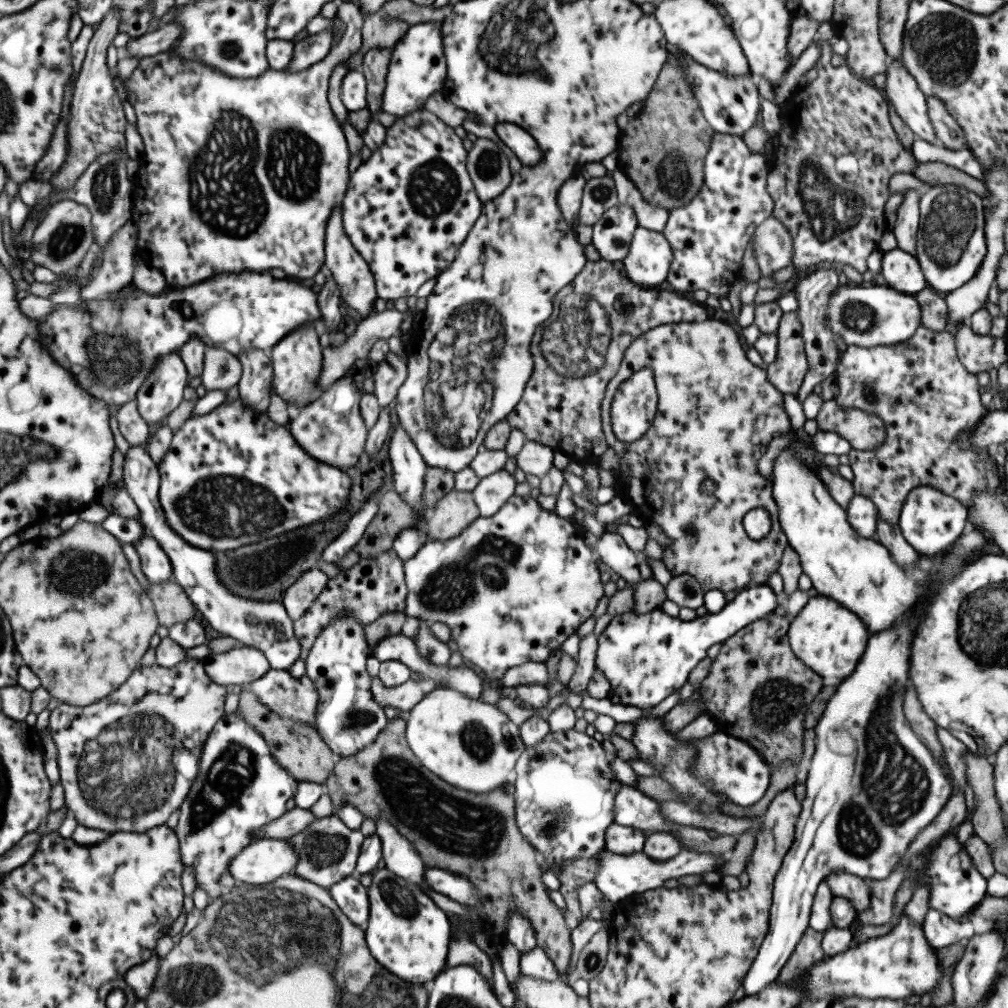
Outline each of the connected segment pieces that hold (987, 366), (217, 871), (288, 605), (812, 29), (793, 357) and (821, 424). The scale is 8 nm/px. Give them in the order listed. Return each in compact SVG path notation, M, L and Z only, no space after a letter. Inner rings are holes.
M960 323L953 335L955 336L958 358L962 361L966 370L976 376L979 372L989 372L991 368L998 368L1007 361L1007 336L1000 338L992 338L989 334L980 336L973 332L969 323Z
M226 713L210 731L204 743L203 751L199 758L198 778L190 789L188 798L182 802L177 826L174 828L179 838L179 847L183 868L193 868L196 884L206 890L210 899L220 897L226 893L223 886L217 883L222 874L229 872L229 864L241 850L258 838L257 832L269 822L278 820L295 806L295 796L298 792L298 780L287 770L284 770L270 752L265 738L254 727L246 723L238 713Z
M317 567L302 574L285 590L282 604L293 621L299 619L310 608L327 585L328 579L328 575Z
M798 10L790 23L787 47L789 55L795 62L800 54L814 42L821 22Z
M796 312L784 313L777 328L778 346L774 362L765 366L768 380L782 394L796 395L809 362L802 338L802 325Z
M834 399L823 402L815 420L818 431L837 432L856 450L874 450L886 438L884 423L877 414L843 408Z

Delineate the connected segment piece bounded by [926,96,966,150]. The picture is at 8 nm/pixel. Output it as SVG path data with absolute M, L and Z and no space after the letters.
M932 96L926 99L927 113L932 123L936 138L950 150L965 148L966 139L962 127L951 117L943 102Z

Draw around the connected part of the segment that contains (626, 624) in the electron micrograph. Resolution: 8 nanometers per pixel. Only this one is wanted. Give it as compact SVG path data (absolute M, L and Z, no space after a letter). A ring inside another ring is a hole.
M766 583L742 589L734 599L727 601L719 612L707 612L691 621L679 619L669 607L651 610L646 614L639 614L639 616L634 611L613 616L609 625L597 638L596 669L602 670L602 674L610 681L611 690L614 691L614 695L620 698L620 703L650 710L688 682L692 669L703 659L708 658L707 651L711 646L718 644L718 642L723 643L752 621L758 621L770 614L780 602L778 594Z

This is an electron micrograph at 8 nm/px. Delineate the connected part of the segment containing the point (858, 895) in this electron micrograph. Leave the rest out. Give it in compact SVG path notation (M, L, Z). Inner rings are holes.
M839 870L831 872L824 880L835 897L847 898L861 917L869 910L871 893L863 878Z

